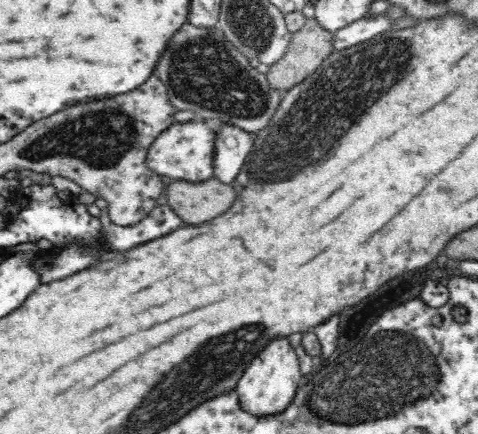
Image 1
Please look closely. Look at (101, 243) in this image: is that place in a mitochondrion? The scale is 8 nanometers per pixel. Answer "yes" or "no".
no

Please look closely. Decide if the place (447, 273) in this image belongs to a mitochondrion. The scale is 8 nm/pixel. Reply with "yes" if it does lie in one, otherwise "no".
no

